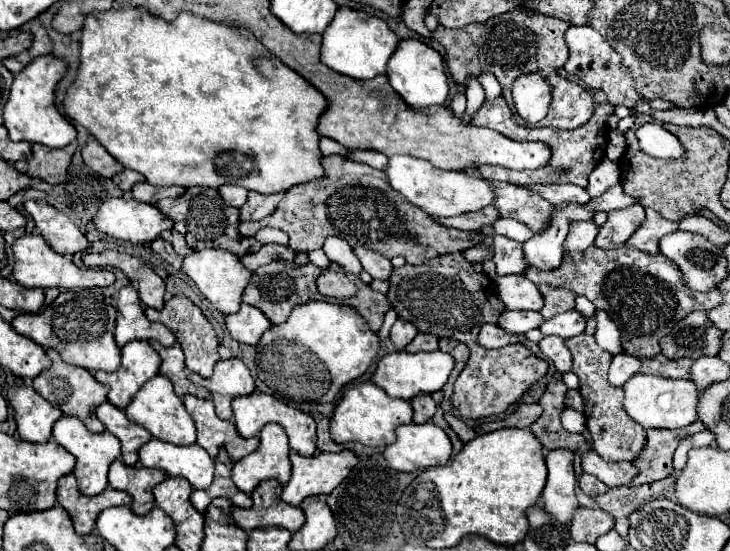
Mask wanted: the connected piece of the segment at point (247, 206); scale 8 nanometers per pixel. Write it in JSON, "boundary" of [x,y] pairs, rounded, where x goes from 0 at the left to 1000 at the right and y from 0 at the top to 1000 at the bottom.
{"boundary":[[[351,347],[340,350],[340,365],[329,379],[329,397],[332,401],[356,401],[364,390],[370,390],[381,365],[389,358],[389,350],[375,350],[375,354],[356,354]]]}

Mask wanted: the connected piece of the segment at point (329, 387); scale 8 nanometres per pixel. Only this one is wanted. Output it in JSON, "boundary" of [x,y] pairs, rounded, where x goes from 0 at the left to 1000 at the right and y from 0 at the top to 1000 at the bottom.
{"boundary":[[[427,546],[405,557],[395,583],[373,590],[353,623],[356,641],[356,688],[375,710],[403,731],[455,731],[463,710],[501,677],[518,648],[521,615],[504,597],[496,572],[482,557]]]}

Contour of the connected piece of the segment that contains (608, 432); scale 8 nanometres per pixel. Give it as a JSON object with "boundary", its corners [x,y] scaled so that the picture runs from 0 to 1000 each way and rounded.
{"boundary":[[[795,604],[789,612],[775,615],[775,626],[786,648],[784,673],[795,684],[795,713],[800,724],[800,753],[803,753],[803,775],[811,789],[811,819],[822,822],[827,837],[868,837],[885,804],[885,782],[855,750],[852,728],[855,728],[855,706],[838,702],[833,695],[833,666],[838,659],[838,644],[827,637],[814,608]]]}

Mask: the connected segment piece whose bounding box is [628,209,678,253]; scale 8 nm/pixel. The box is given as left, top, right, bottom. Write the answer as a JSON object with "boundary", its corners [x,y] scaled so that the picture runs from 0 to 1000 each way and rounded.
{"boundary":[[[885,379],[885,401],[871,416],[871,423],[860,434],[860,445],[885,459],[901,459],[901,437],[904,430],[923,423],[929,416],[929,405],[921,405],[910,397],[901,383]]]}

